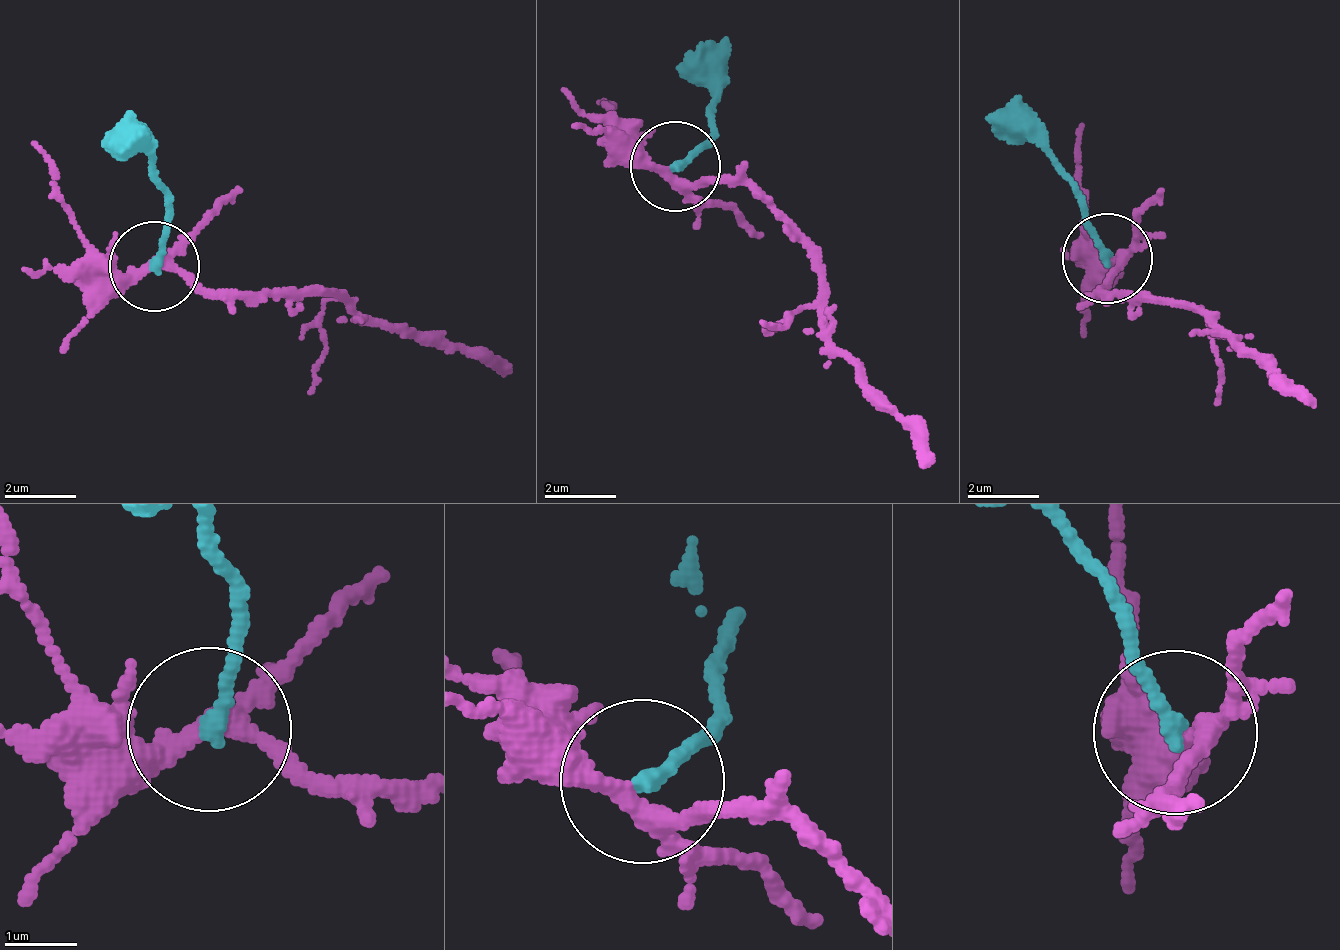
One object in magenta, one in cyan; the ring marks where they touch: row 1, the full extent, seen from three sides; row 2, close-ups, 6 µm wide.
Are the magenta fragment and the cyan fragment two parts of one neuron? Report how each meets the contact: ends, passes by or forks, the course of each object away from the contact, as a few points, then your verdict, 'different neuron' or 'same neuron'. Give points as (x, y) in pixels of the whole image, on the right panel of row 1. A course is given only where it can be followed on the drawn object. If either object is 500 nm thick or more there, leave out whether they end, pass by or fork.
magenta forks | cyan ends | magenta via (1114, 256), (1102, 288), (1154, 295), (1213, 314), (1311, 407) | cyan via (1105, 256), (1074, 176), (1018, 93) | different neuron

